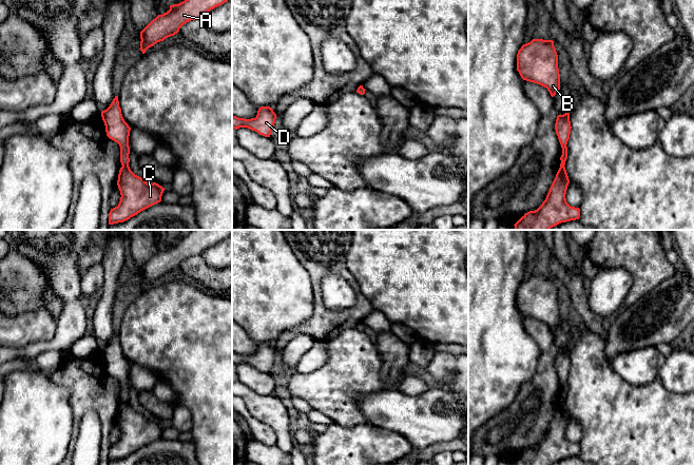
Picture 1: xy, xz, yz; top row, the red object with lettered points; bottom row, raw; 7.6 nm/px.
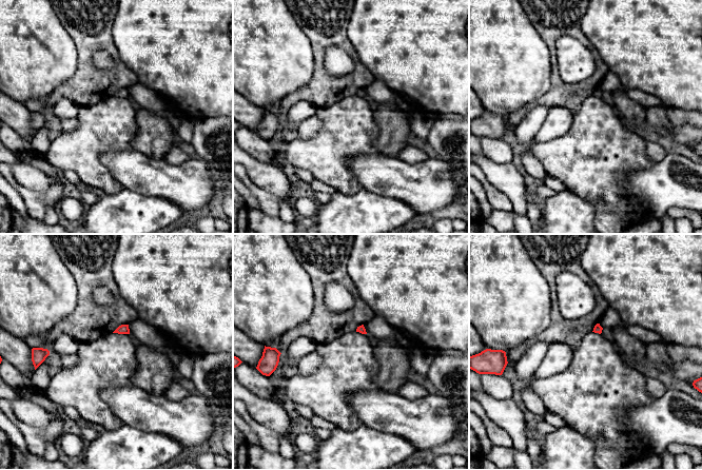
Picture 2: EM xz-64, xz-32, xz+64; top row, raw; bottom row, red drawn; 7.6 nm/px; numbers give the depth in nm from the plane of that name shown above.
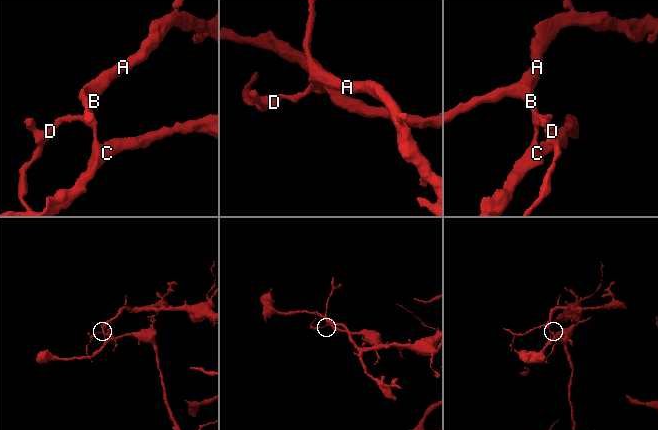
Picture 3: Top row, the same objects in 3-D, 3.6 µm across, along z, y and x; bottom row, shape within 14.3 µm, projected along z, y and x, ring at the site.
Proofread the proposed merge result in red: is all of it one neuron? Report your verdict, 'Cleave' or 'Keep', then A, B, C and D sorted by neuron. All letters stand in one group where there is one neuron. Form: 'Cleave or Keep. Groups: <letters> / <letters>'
Keep. Groups: A B C D

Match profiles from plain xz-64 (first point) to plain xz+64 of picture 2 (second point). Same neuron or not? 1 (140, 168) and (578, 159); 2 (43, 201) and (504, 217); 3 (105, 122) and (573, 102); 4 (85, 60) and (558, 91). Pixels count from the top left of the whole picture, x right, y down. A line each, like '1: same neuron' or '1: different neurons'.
1: different neurons
2: different neurons
3: different neurons
4: same neuron

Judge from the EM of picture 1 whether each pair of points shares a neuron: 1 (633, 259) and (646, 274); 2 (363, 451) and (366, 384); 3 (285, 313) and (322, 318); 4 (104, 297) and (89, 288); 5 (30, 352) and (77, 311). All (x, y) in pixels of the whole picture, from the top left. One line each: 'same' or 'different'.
1: same
2: different
3: different
4: different
5: same

